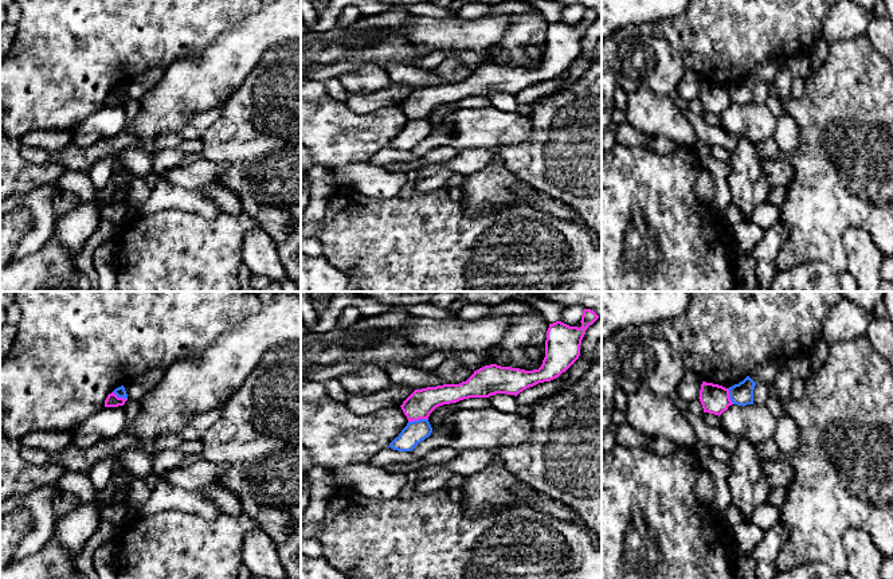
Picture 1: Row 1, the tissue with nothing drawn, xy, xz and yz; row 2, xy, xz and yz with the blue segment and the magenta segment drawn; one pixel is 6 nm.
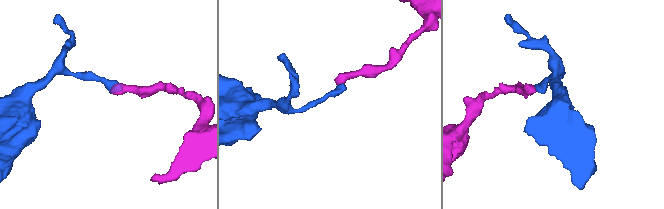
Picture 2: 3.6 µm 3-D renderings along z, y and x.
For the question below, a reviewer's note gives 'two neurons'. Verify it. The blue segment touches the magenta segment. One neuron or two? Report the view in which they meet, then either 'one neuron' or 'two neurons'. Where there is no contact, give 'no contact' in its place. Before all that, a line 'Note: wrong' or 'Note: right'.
Note: right
xz | two neurons

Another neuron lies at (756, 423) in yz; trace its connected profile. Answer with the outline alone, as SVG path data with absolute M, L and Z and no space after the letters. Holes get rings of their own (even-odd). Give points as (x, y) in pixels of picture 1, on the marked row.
M732 404L720 415L720 425L733 439L745 438L757 446L773 438L778 418L765 404Z

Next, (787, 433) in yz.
M791 412L778 418L773 439L779 450L784 454L790 454L799 447L799 427Z

